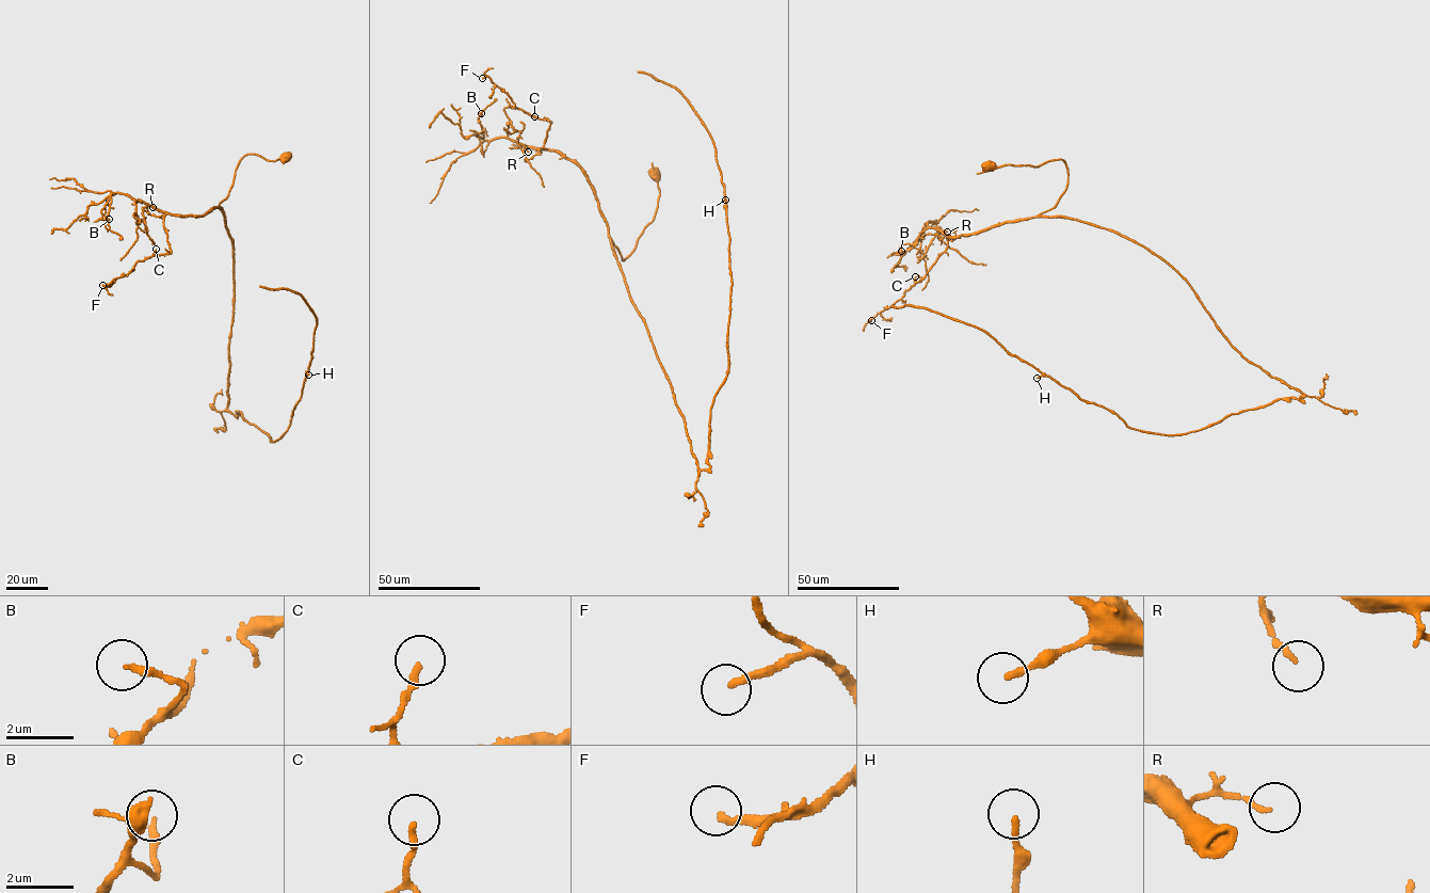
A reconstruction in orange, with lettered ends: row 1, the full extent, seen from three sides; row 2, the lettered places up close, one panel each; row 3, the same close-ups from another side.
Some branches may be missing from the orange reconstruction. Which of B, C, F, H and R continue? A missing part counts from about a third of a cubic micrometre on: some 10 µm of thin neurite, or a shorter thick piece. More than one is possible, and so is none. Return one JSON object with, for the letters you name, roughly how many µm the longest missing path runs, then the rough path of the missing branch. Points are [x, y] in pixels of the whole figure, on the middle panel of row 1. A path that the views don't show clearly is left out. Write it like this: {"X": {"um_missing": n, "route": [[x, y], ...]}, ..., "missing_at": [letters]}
{"F": {"um_missing": 30}, "H": {"um_missing": 15, "route": [[725, 200], [725, 171]]}, "missing_at": ["F", "H"]}

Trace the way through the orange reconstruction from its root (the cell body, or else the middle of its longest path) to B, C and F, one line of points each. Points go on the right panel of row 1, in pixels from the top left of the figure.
B: (987, 165), (1063, 160), (1067, 181), (1057, 204), (1035, 217), (952, 237), (928, 222), (919, 241), (901, 251)
C: (987, 165), (1063, 160), (1067, 181), (1049, 210), (947, 237), (925, 277), (915, 276)
F: (987, 165), (1037, 166), (1063, 160), (1067, 181), (1049, 210), (947, 237), (947, 249), (925, 277), (871, 320)

